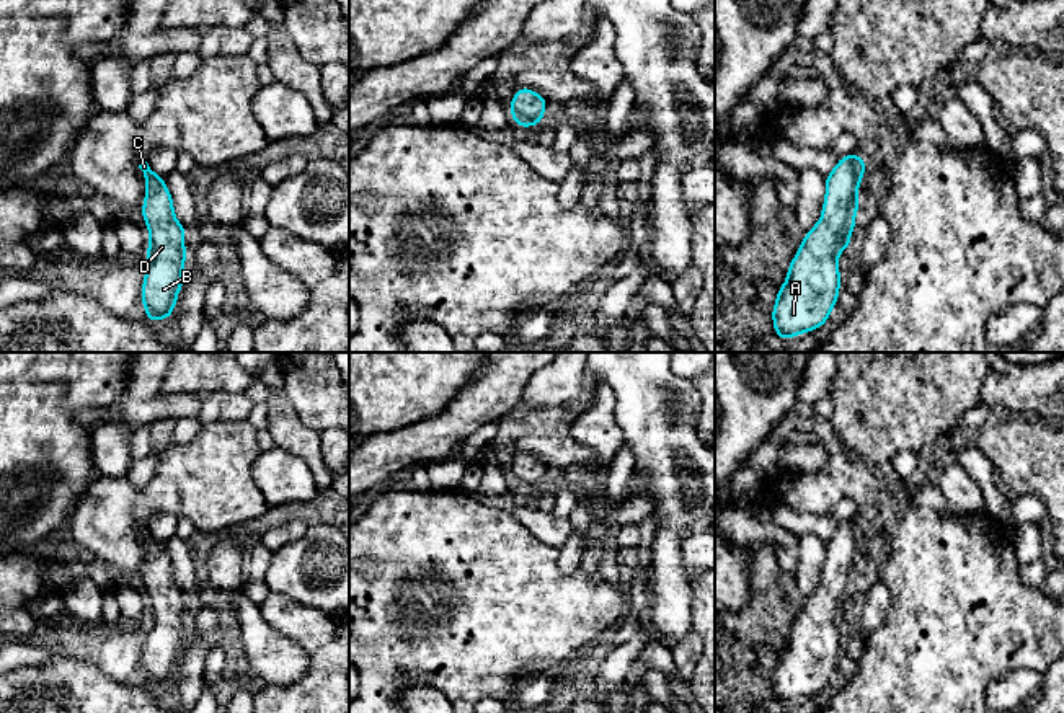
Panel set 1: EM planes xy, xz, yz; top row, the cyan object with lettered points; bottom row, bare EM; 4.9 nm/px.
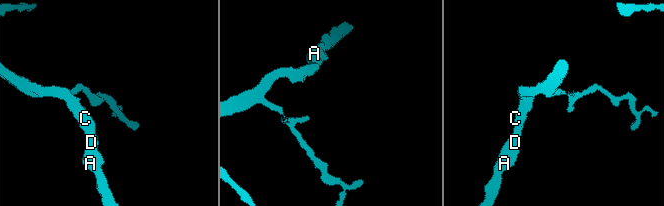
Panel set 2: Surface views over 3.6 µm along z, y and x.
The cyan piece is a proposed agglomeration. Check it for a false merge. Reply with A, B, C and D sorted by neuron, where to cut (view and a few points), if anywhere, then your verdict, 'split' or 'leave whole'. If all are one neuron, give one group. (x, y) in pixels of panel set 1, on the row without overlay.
A B C D; no cut; leave whole

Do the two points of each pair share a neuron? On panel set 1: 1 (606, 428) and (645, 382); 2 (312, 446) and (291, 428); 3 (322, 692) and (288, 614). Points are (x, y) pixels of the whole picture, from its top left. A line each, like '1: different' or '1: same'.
1: different
2: same
3: same

